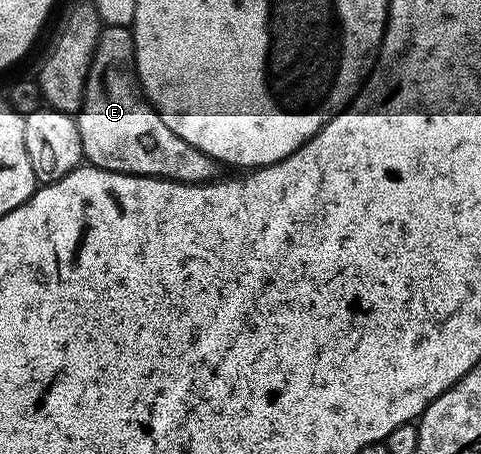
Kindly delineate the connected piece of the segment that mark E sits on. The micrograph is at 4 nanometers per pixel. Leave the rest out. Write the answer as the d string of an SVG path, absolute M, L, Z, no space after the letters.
M106 26L100 31L77 121L84 159L92 166L123 172L128 169L127 162L148 162L155 169L154 177L189 184L214 182L220 177L220 163L174 134L145 97L135 66L134 33L130 27Z

